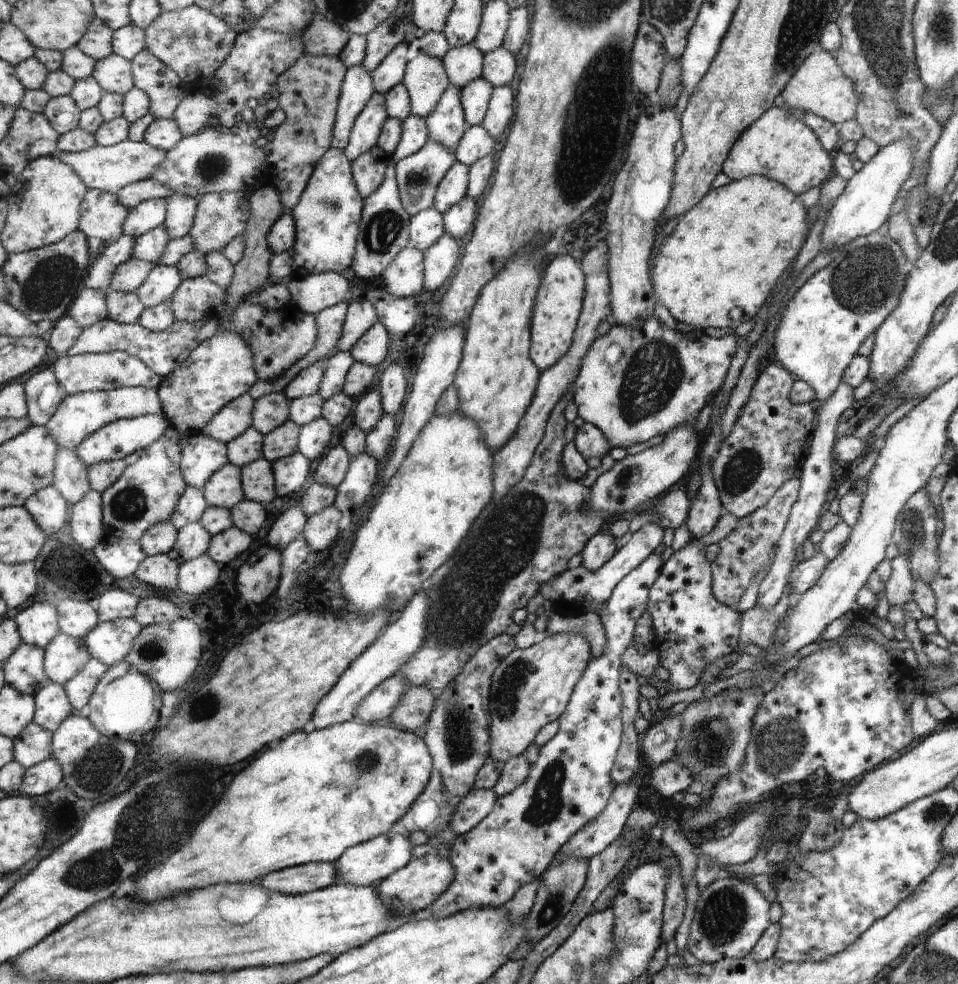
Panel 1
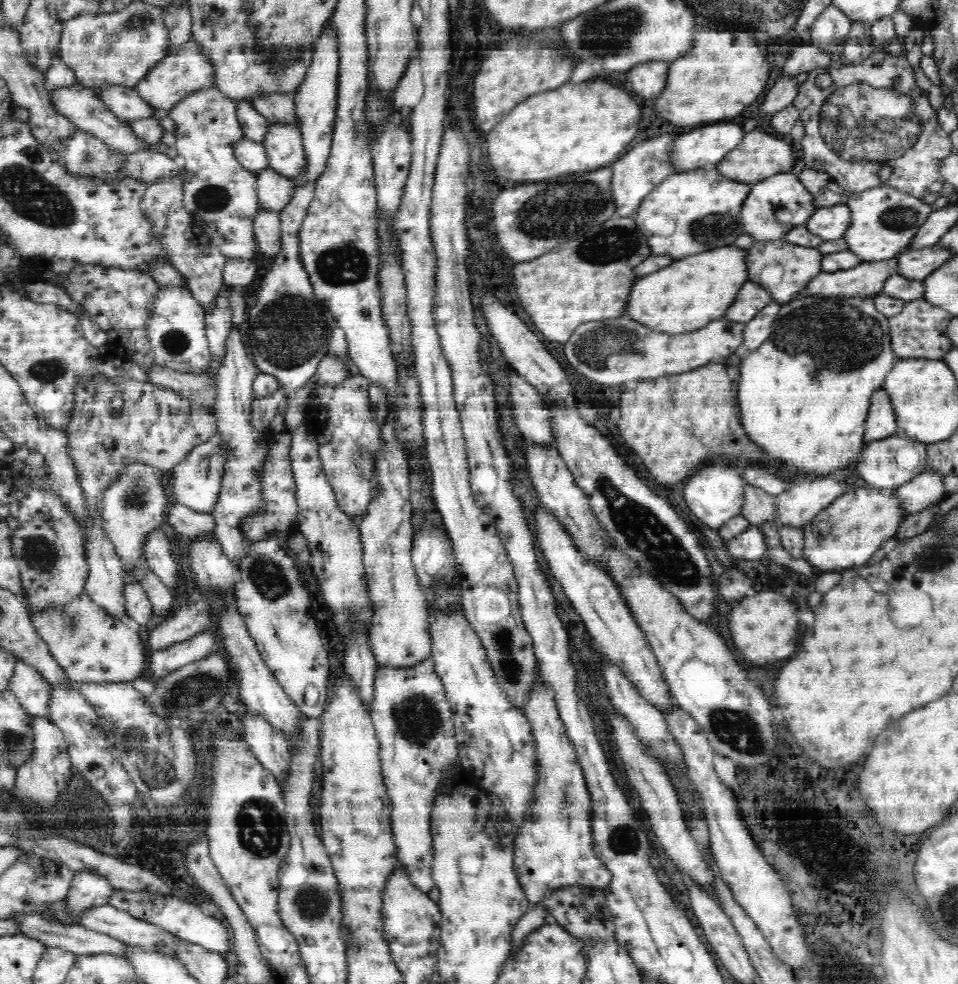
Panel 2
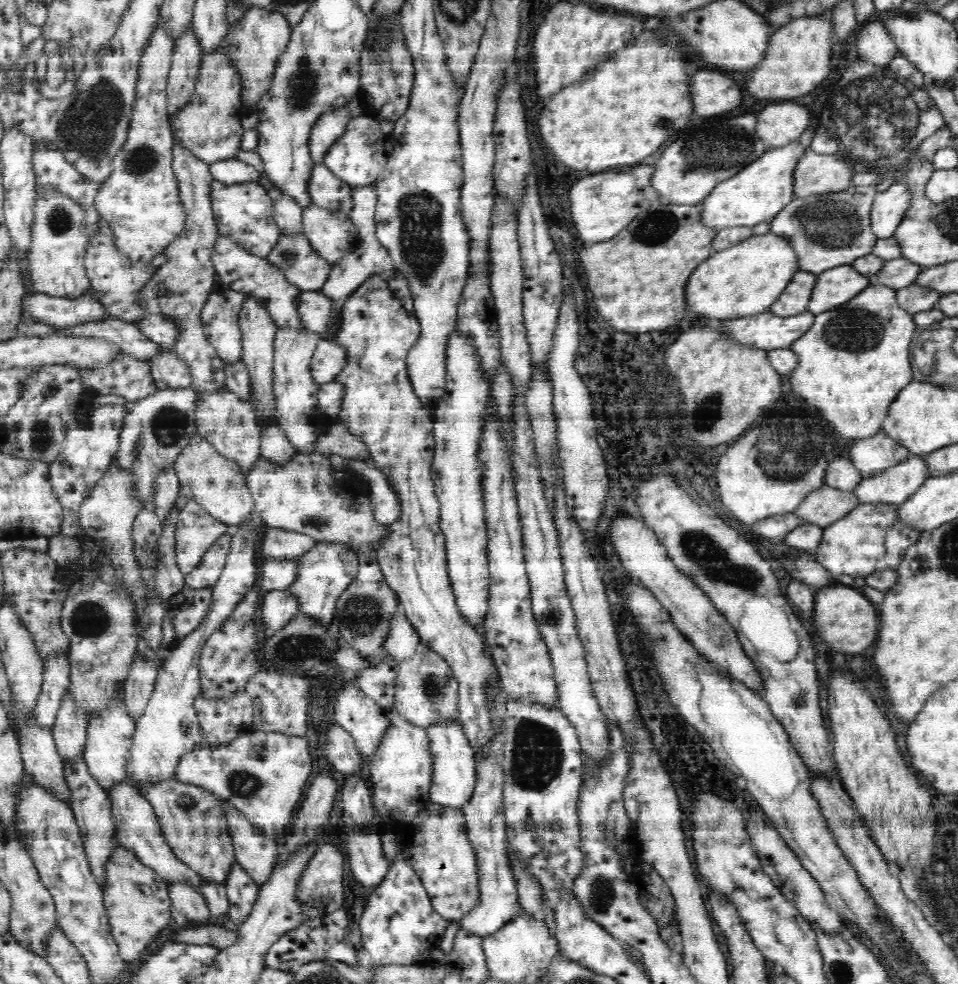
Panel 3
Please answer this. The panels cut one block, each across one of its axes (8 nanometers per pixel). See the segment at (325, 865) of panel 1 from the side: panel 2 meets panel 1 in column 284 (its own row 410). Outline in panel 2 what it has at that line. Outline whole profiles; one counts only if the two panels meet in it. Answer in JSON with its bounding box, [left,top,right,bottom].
[864,388,896,444]

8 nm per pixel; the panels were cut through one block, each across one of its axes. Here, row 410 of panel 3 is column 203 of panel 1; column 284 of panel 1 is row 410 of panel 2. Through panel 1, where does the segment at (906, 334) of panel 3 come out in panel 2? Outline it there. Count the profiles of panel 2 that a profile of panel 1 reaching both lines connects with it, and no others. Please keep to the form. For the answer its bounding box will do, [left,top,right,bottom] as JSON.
[736,296,898,476]

